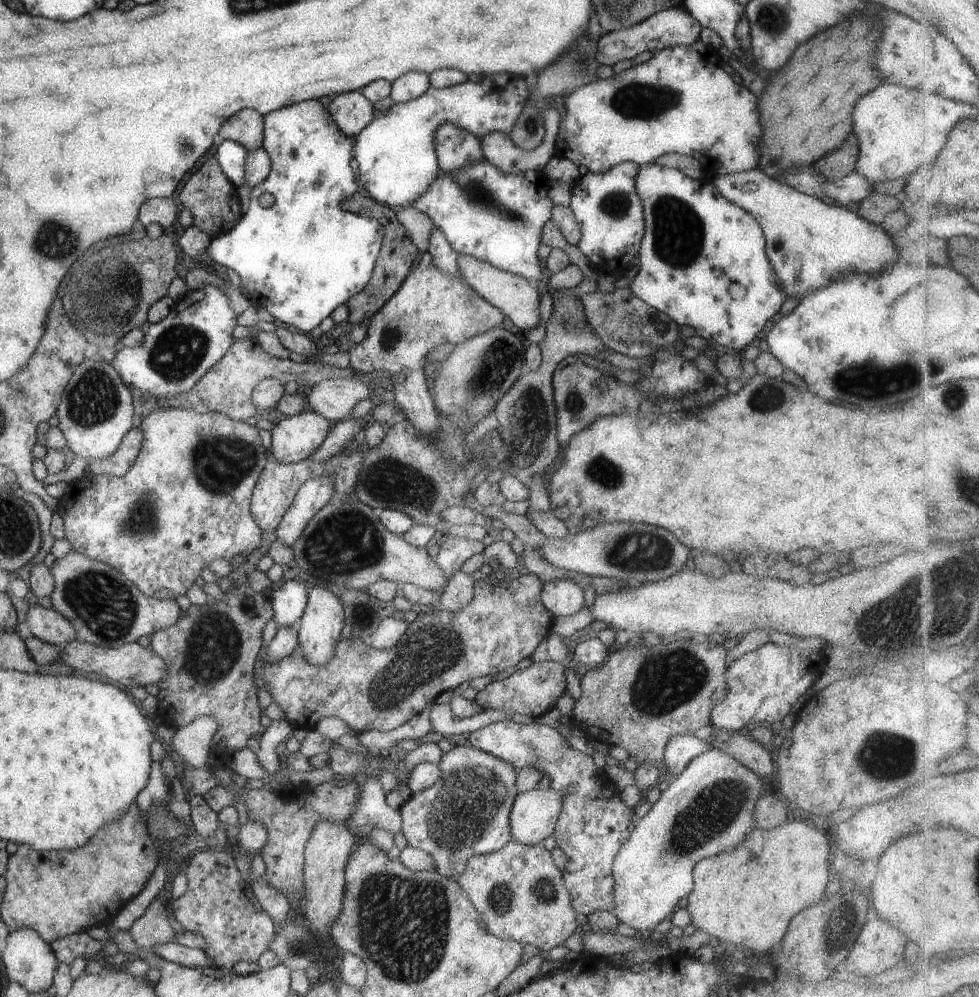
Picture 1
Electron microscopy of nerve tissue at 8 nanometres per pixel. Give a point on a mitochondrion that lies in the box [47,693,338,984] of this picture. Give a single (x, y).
(299, 946)

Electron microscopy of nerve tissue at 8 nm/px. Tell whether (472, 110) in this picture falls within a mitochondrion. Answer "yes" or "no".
no

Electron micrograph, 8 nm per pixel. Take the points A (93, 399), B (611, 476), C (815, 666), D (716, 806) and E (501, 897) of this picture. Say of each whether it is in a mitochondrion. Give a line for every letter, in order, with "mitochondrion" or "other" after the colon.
A: mitochondrion
B: mitochondrion
C: other
D: mitochondrion
E: mitochondrion

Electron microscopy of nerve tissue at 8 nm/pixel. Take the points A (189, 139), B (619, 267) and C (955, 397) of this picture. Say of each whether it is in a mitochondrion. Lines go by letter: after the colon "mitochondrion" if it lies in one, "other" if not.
A: mitochondrion
B: other
C: mitochondrion

